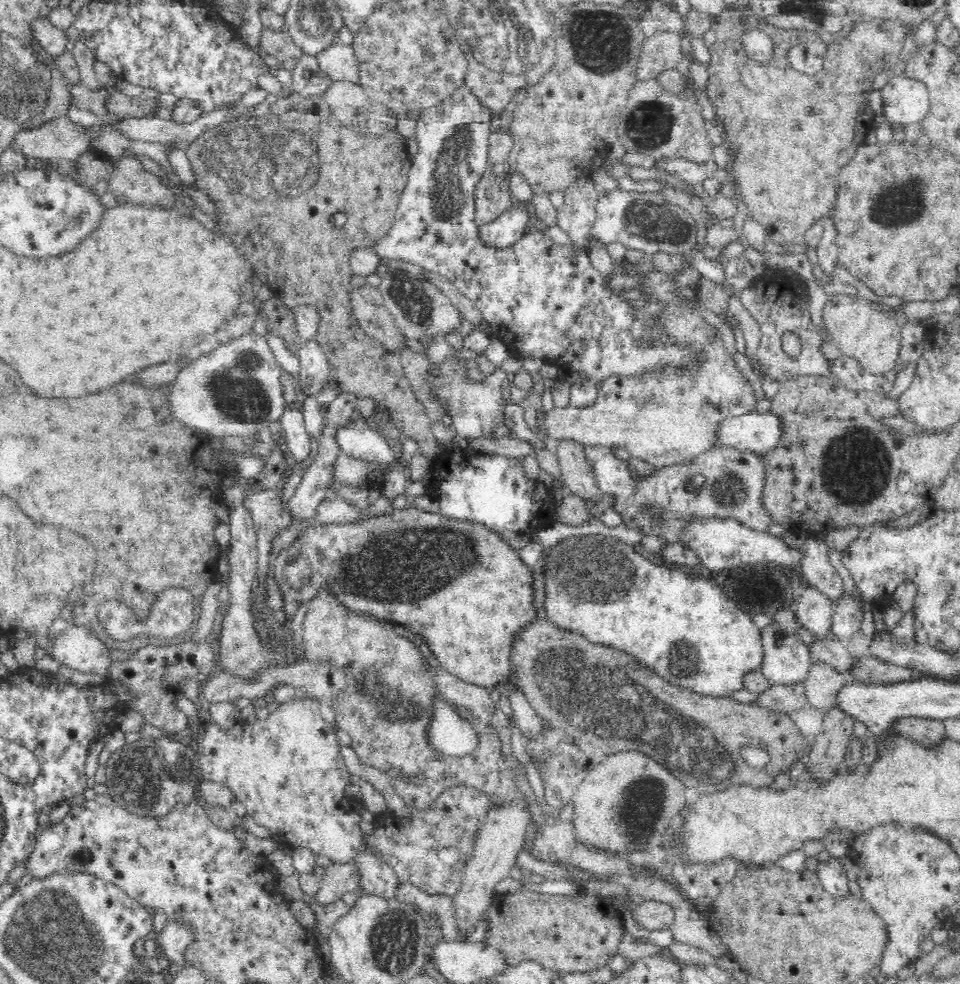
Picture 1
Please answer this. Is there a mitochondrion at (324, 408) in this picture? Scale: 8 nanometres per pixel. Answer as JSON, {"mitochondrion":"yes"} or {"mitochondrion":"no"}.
{"mitochondrion":"no"}

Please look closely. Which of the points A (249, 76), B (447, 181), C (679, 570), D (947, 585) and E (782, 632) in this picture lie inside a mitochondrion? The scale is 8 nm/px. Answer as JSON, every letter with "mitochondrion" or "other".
{"A":"other","B":"mitochondrion","C":"other","D":"mitochondrion","E":"mitochondrion"}

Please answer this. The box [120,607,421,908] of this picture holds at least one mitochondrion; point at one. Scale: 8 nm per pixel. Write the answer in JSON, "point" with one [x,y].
{"point":[160,742]}

